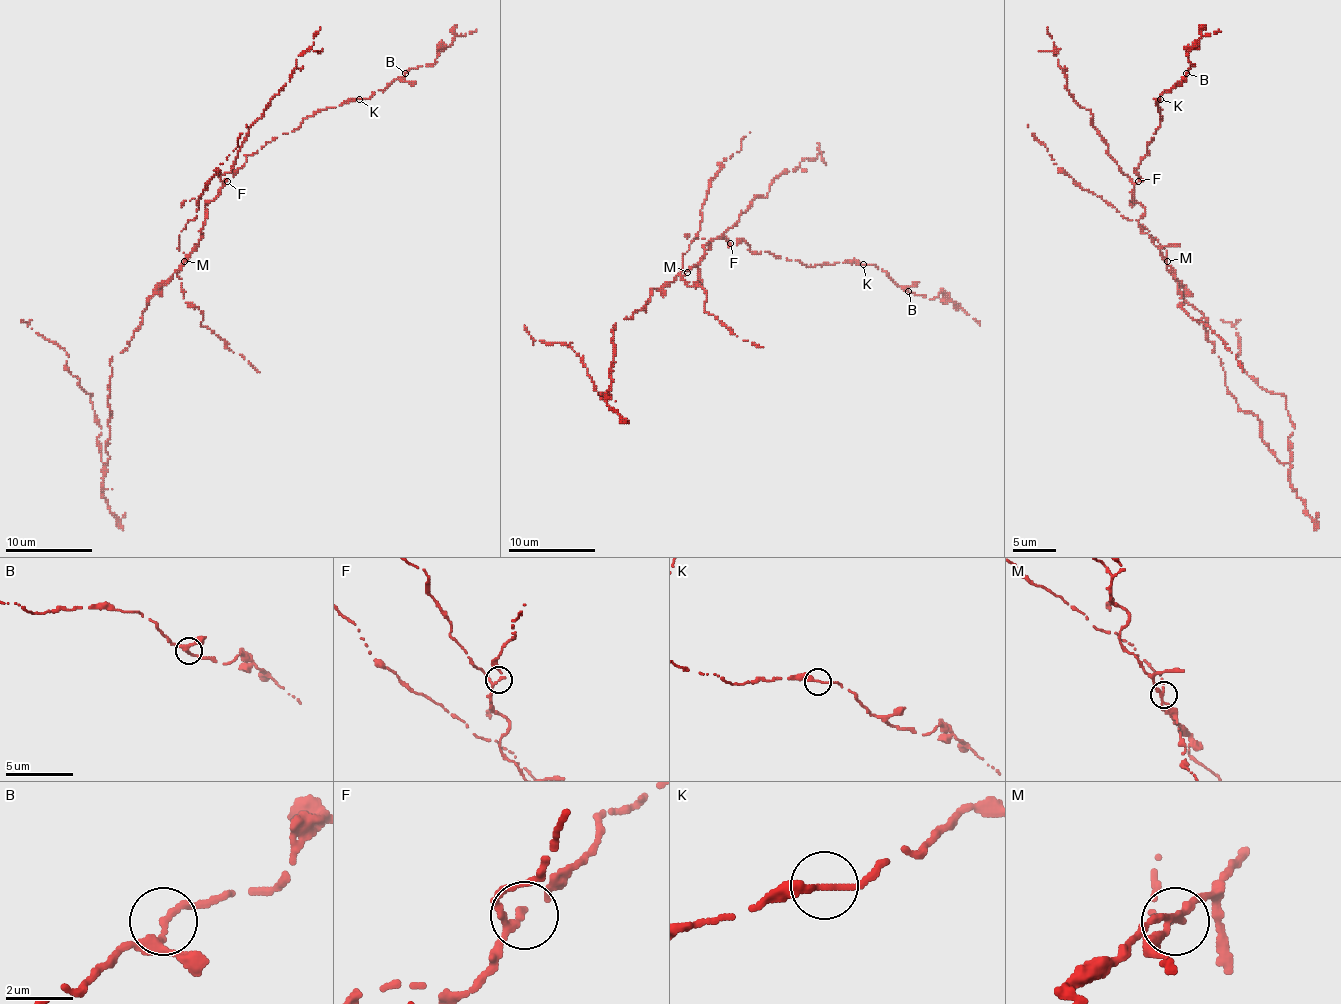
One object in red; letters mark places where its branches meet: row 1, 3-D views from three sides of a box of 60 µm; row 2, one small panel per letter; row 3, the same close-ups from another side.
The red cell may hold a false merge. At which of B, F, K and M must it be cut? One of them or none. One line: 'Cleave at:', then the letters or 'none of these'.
Cleave at: M

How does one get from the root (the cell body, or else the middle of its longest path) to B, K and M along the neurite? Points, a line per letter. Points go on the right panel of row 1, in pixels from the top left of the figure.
B: (1182, 283), (1138, 224), (1145, 209), (1134, 201), (1134, 185), (1162, 118), (1158, 101), (1186, 73)
K: (1182, 283), (1138, 224), (1145, 209), (1134, 201), (1136, 168), (1162, 118), (1160, 99)
M: (1182, 283), (1166, 268), (1166, 261)

